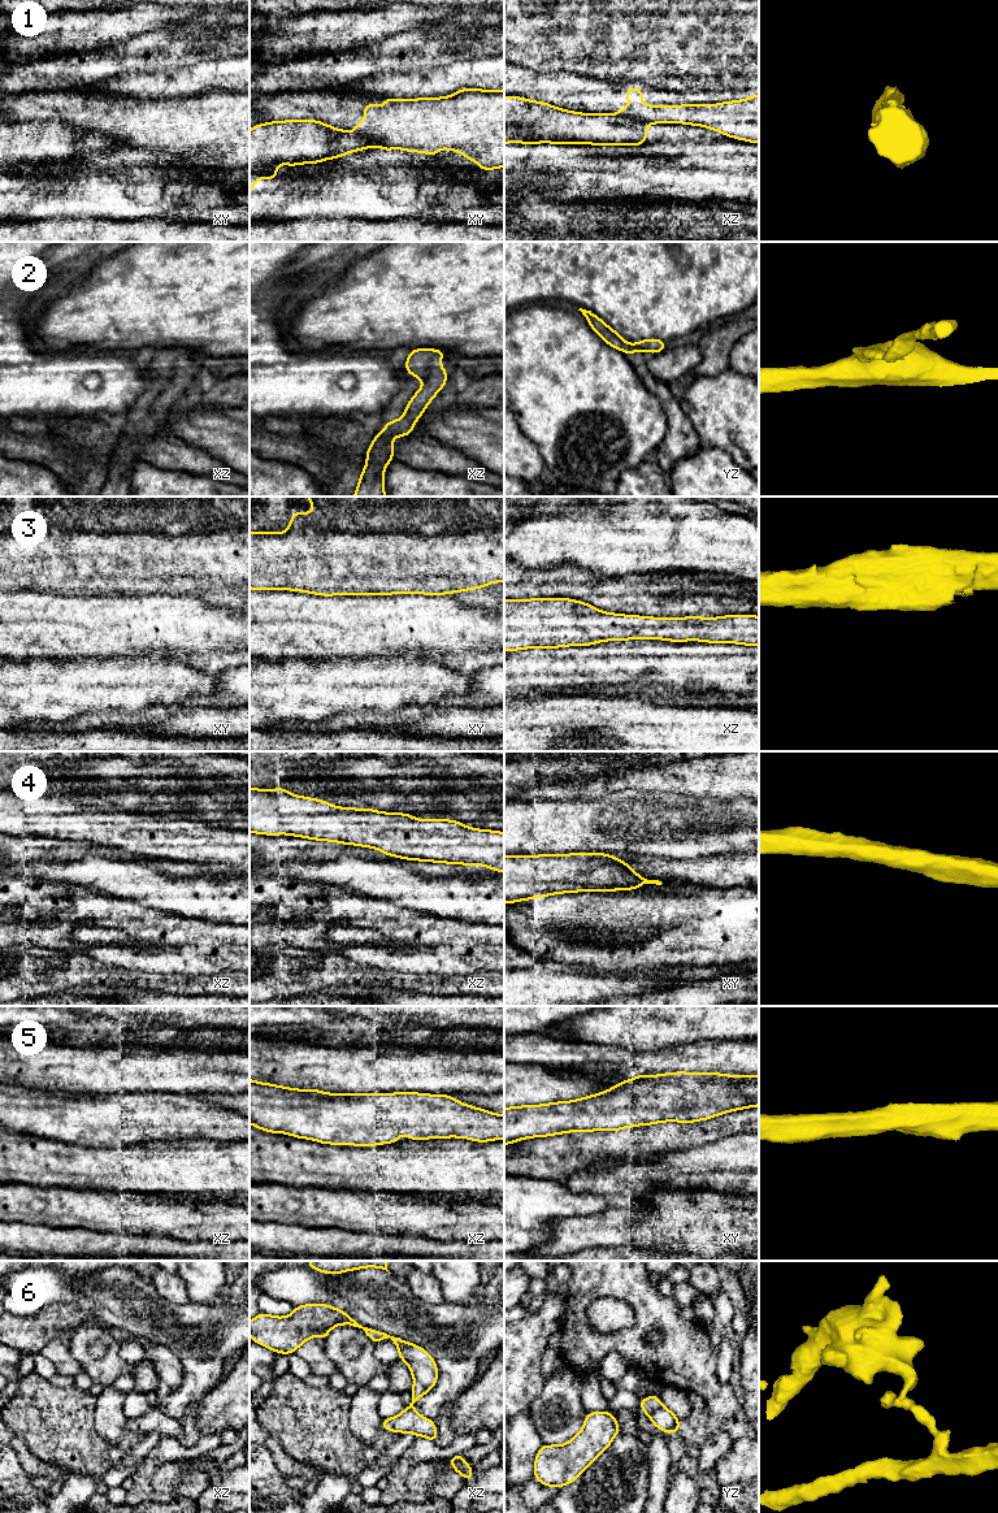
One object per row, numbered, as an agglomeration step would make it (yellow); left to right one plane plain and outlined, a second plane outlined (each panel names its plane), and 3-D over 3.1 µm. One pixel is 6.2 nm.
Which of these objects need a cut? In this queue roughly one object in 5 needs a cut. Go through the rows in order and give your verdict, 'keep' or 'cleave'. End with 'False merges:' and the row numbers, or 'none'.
1: cleave
2: keep
3: keep
4: keep
5: keep
6: cleave
False merges: 1, 6

